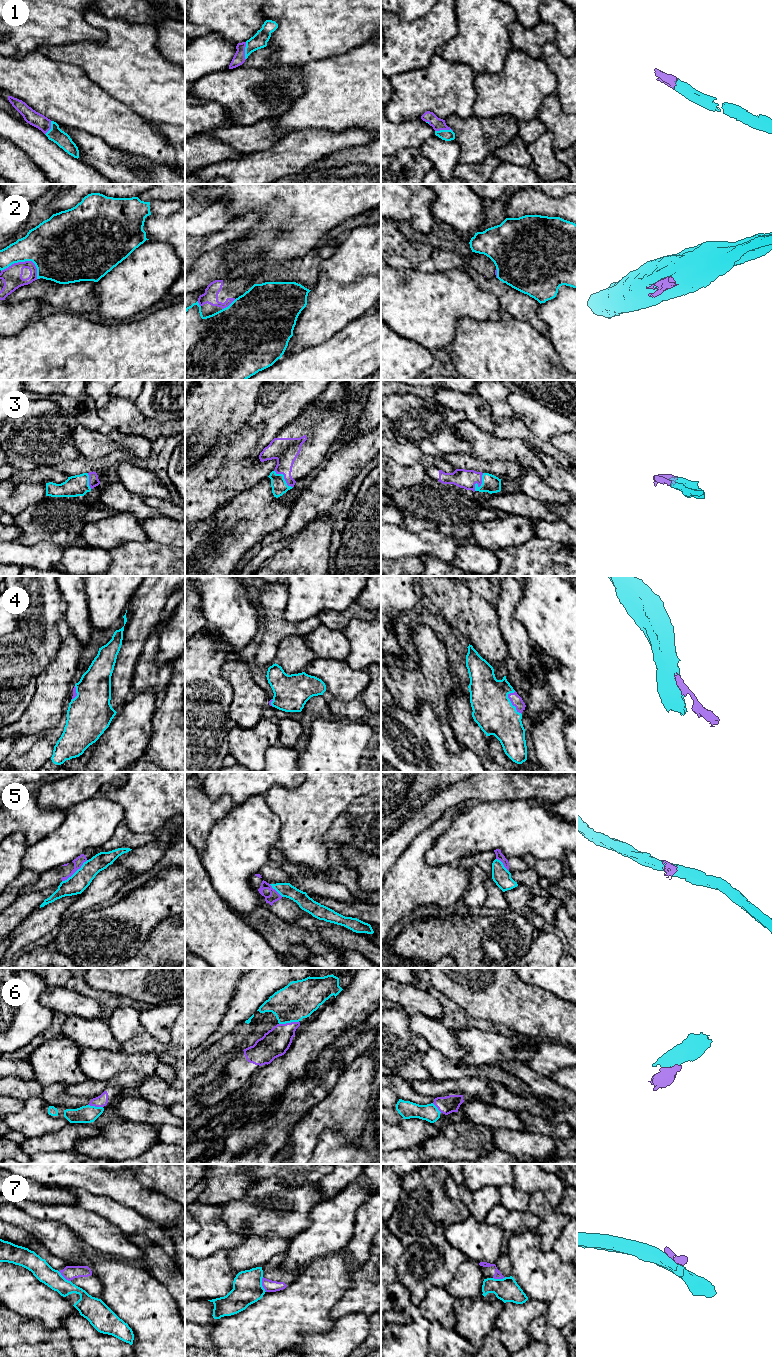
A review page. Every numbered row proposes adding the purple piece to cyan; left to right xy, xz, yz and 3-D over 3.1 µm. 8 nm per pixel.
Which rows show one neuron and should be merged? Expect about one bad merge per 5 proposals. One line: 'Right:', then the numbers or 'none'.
Right: 1, 3, 4, 6

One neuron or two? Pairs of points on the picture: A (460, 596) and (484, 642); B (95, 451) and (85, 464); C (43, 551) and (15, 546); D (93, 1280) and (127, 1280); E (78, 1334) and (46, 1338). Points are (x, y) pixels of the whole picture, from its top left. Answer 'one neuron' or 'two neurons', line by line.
A: one neuron
B: two neurons
C: one neuron
D: two neurons
E: two neurons

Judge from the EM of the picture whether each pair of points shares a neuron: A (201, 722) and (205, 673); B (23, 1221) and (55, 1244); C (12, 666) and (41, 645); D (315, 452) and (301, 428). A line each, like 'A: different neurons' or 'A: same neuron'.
A: same neuron
B: same neuron
C: different neurons
D: same neuron

